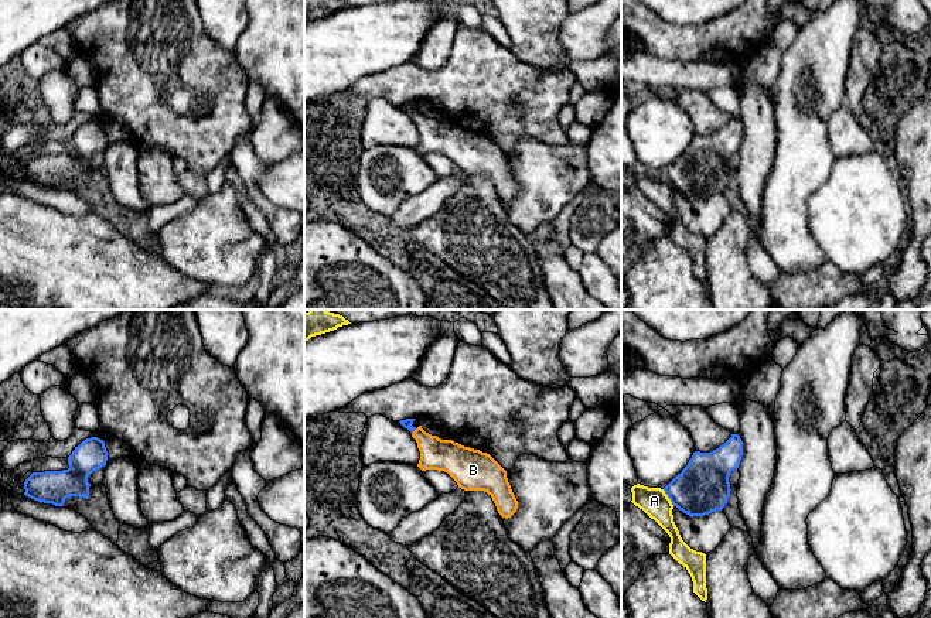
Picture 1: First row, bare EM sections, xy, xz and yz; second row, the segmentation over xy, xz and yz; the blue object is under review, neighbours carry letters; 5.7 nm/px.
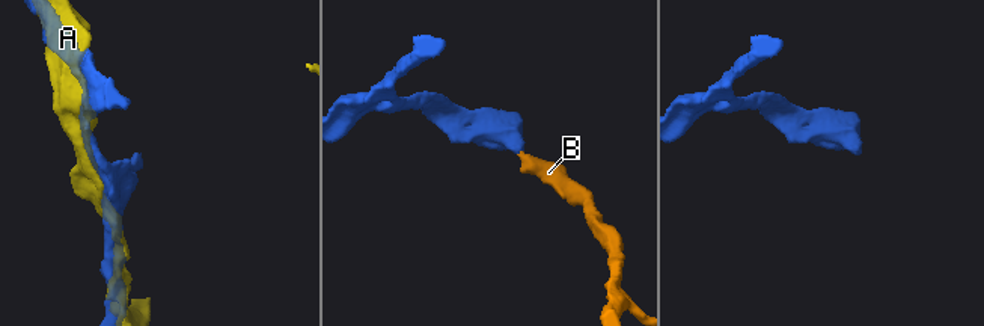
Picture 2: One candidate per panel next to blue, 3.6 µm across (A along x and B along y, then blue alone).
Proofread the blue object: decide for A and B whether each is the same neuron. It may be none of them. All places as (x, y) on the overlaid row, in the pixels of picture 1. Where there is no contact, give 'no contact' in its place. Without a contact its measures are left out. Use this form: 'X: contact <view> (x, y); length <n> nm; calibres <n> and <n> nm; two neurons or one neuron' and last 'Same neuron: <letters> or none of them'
A: contact yz (668, 497); length 120 nm; calibres 300 and 160 nm; two neurons
B: contact xz (413, 430); length 40 nm; calibres 50 and 180 nm; one neuron
Same neuron: B

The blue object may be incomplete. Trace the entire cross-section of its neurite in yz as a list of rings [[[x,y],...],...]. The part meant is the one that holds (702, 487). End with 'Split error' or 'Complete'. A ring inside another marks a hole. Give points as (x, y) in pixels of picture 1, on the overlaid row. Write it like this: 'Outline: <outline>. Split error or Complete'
Outline: [[[739,434],[710,453],[695,451],[688,465],[665,488],[672,505],[689,516],[722,511],[730,496],[730,474],[739,468],[743,441]]]. Complete

